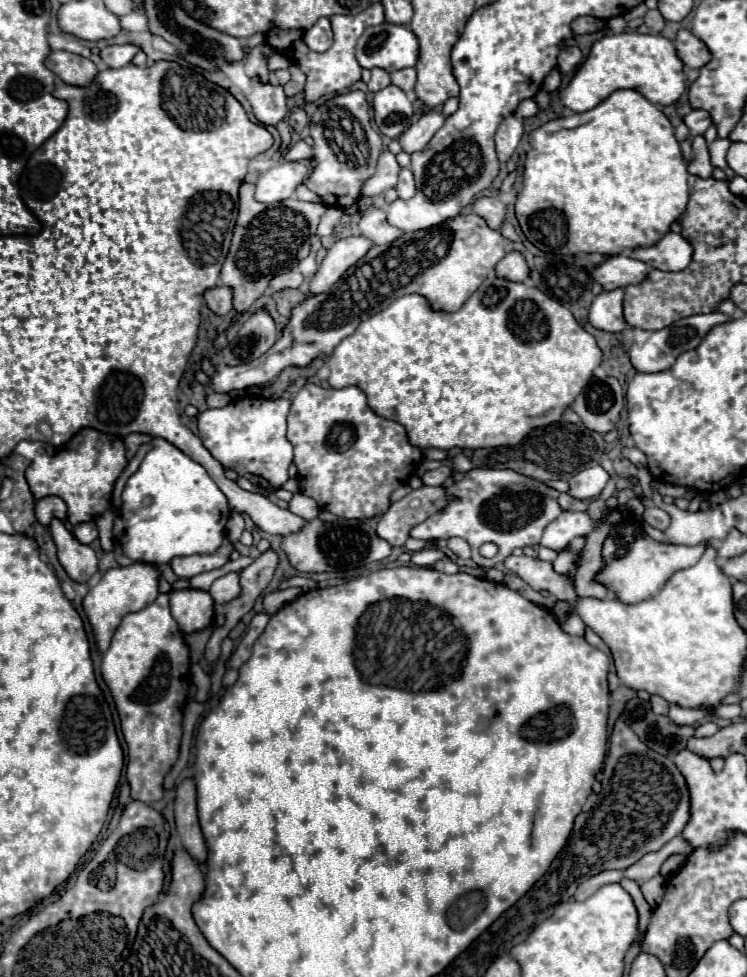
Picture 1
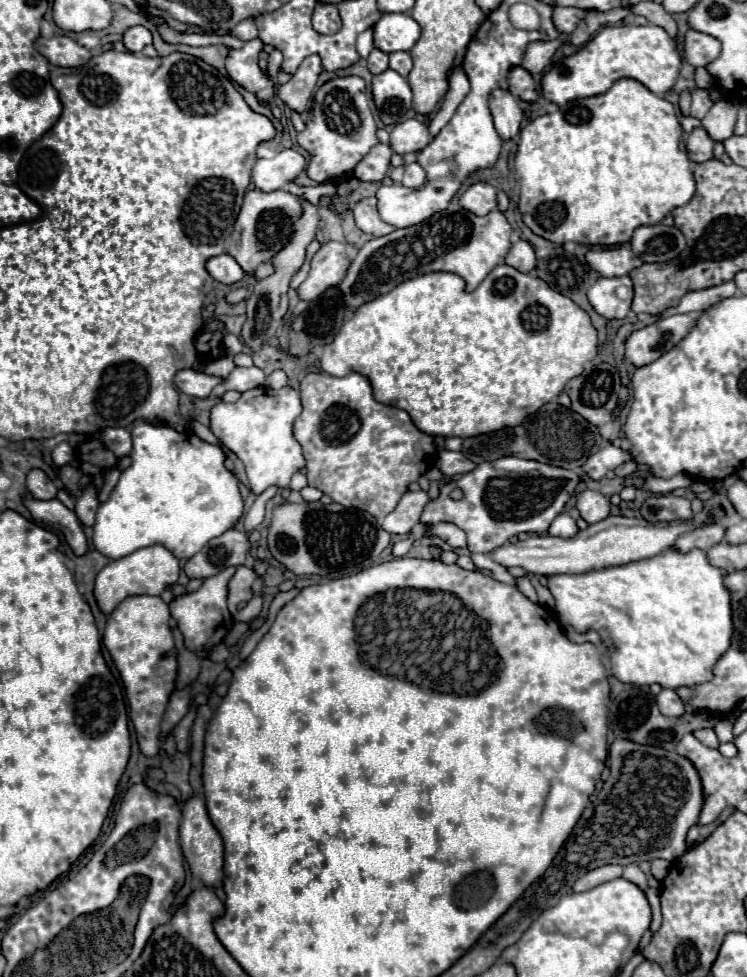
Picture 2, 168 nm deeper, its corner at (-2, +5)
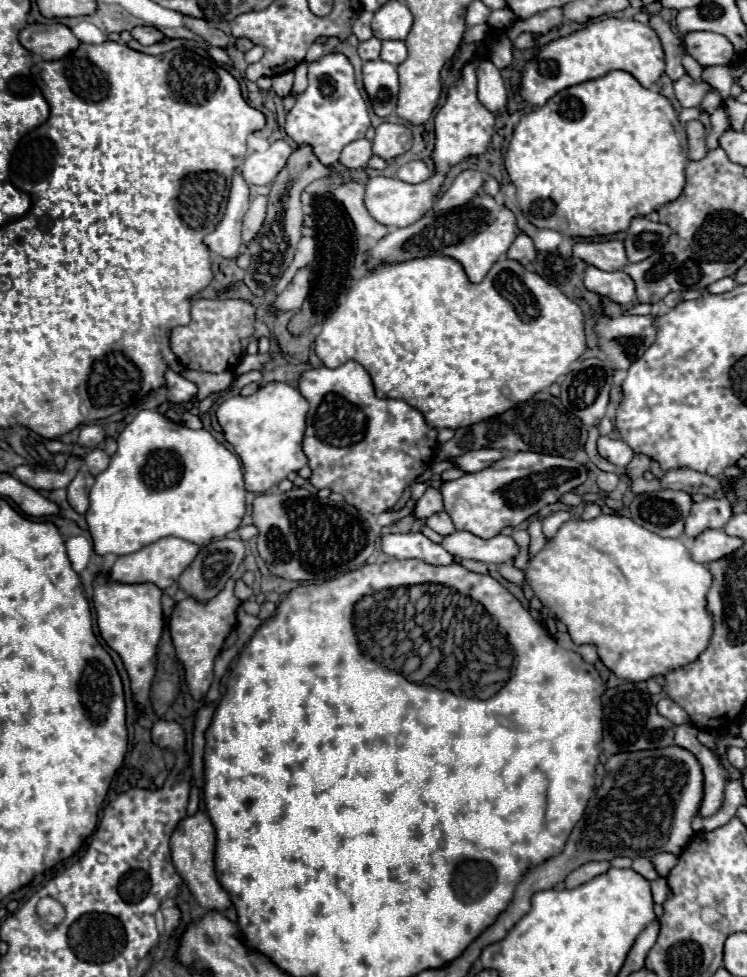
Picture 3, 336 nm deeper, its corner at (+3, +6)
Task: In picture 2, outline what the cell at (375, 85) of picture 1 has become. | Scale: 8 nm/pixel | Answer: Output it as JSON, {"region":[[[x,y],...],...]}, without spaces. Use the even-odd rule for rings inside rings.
{"region":[[[373,49],[373,51],[369,53],[369,57],[367,57],[367,67],[369,67],[369,71],[371,71],[373,75],[377,75],[377,73],[381,73],[381,71],[385,71],[385,69],[389,67],[387,61],[389,61],[387,53],[383,53],[381,49]]]}

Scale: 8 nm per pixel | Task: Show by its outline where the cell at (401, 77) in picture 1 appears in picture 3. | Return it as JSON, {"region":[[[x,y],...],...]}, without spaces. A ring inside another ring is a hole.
{"region":[[[384,40],[384,42],[382,42],[380,58],[382,58],[384,62],[390,62],[392,66],[400,66],[400,64],[406,60],[406,46],[404,46],[404,42]]]}

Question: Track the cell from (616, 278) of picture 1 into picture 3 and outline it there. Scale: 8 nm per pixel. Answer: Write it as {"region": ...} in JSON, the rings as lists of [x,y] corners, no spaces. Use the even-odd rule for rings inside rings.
{"region":[[[608,240],[608,242],[578,242],[574,246],[574,256],[584,260],[586,264],[592,264],[600,270],[614,272],[622,270],[628,264],[624,244],[620,240]]]}

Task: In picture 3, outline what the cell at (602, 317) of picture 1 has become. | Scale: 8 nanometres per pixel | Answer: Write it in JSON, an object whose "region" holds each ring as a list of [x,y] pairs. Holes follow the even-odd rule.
{"region":[[[588,266],[584,272],[584,286],[602,298],[608,298],[620,306],[628,306],[634,300],[634,282],[626,272],[604,272]]]}

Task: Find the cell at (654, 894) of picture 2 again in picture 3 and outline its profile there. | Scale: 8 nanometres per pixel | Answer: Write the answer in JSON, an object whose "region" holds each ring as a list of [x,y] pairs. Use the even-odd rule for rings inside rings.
{"region":[[[658,878],[658,880],[650,882],[650,884],[652,884],[652,898],[654,898],[654,902],[656,904],[662,904],[670,896],[670,892],[666,888],[666,880],[664,878]]]}

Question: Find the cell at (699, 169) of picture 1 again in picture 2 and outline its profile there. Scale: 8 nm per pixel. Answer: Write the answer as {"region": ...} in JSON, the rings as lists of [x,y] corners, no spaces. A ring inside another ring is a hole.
{"region":[[[695,127],[687,135],[687,153],[689,153],[689,159],[695,163],[713,159],[713,139],[707,135],[703,127]]]}

